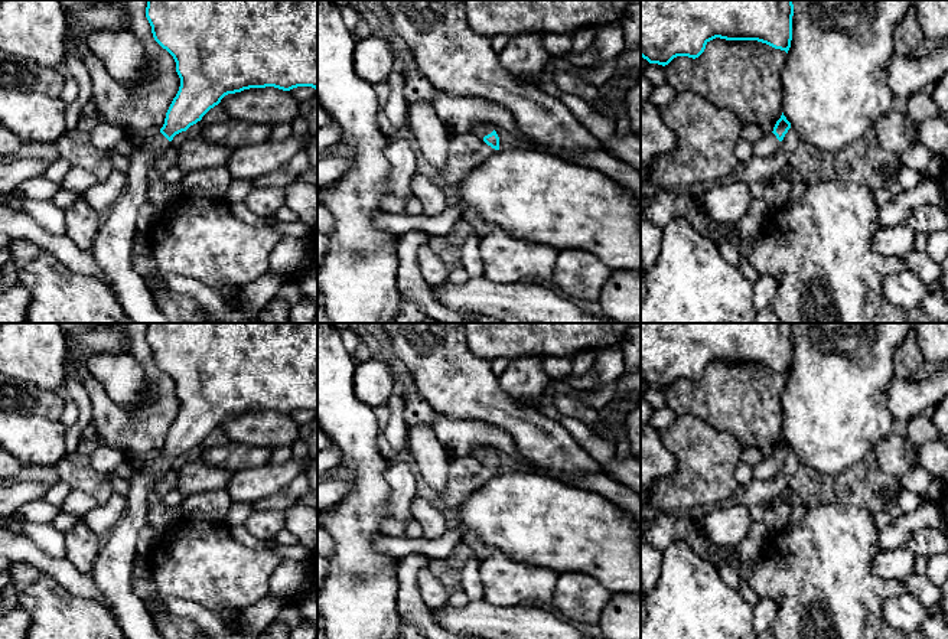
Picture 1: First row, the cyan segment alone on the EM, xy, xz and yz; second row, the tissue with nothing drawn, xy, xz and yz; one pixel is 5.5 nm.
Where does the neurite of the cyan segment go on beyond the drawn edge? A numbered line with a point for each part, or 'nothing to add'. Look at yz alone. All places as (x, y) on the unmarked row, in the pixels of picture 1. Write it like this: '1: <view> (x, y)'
1: yz (768, 468)

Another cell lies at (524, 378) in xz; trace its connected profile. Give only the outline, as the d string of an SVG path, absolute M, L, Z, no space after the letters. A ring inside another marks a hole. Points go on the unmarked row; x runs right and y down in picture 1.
M540 355L519 356L502 372L501 387L511 400L537 400L543 394L550 376L541 359Z

